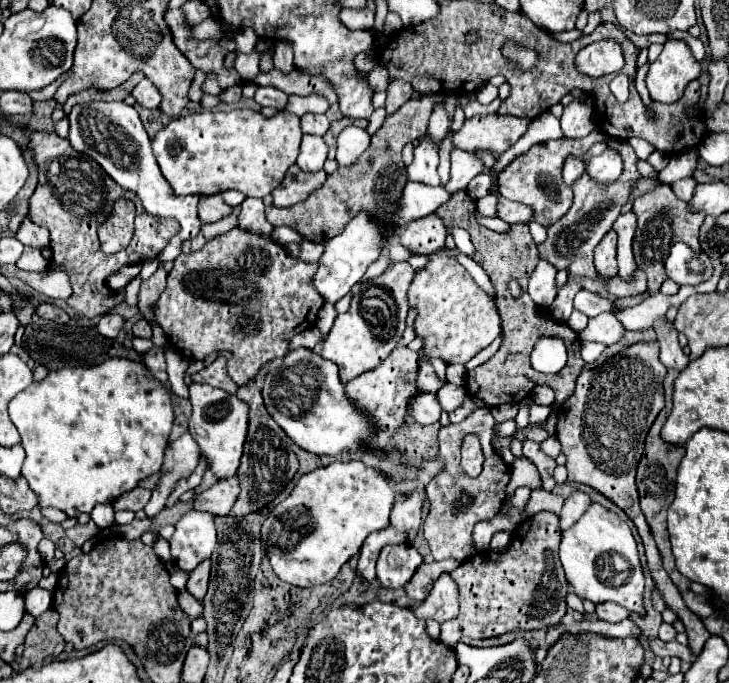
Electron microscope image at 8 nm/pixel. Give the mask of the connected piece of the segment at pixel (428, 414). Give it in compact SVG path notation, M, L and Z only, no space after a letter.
M422 393L418 399L412 399L410 403L410 415L420 425L430 425L440 419L442 407L436 393Z

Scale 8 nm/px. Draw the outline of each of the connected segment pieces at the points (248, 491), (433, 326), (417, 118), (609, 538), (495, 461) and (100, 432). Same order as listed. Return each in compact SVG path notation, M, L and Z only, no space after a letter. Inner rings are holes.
M252 379L246 387L238 389L238 399L244 401L250 409L250 419L248 419L248 435L246 435L246 443L244 443L244 453L240 459L240 467L238 467L238 481L240 481L240 495L230 511L230 517L240 519L248 513L260 511L262 507L266 507L270 501L274 501L274 497L292 481L292 477L298 471L298 459L296 453L292 451L286 433L274 423L274 419L270 417L270 413L266 411L264 403L262 403L262 393L256 387L256 379Z
M434 253L424 269L414 273L408 289L408 305L416 311L416 335L424 339L424 361L440 357L446 363L468 363L500 335L500 319L488 297L470 273L444 253Z
M426 95L422 99L410 99L394 115L386 117L382 127L372 135L370 147L348 167L338 167L332 175L326 177L324 185L308 195L306 201L296 203L288 209L278 209L274 205L266 207L266 217L272 225L286 225L296 229L304 239L324 243L330 237L342 233L346 223L358 209L368 209L374 215L386 215L394 209L402 187L406 185L406 171L402 163L402 147L416 139L422 139L426 133L428 117L436 105L444 105L442 95Z
M592 503L586 513L562 533L558 557L568 585L580 599L588 599L594 605L612 601L628 611L644 615L644 573L640 567L636 541L630 527L614 511Z
M484 407L484 409L474 411L466 421L458 425L442 427L438 433L440 457L446 461L446 471L440 477L432 479L430 485L426 487L428 499L430 499L430 513L424 523L424 539L428 541L428 547L436 561L452 557L464 563L468 557L472 557L476 553L474 539L472 539L474 525L496 517L500 507L504 505L504 499L506 499L504 491L510 481L510 467L500 459L500 455L494 451L490 443L492 441L492 421L494 417L490 415L490 409ZM470 433L480 439L482 453L484 453L482 473L474 479L464 475L460 469L460 443Z
M112 357L94 367L62 367L50 371L42 381L32 383L16 395L8 403L8 413L26 451L22 477L36 493L38 505L56 507L68 517L90 513L98 503L112 503L122 493L132 491L142 479L158 473L174 423L170 387L150 375L142 363L126 357Z

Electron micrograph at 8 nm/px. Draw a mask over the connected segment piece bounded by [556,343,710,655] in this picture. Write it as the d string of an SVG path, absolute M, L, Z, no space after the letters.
M634 343L612 361L606 361L604 365L598 365L586 373L582 371L576 379L576 391L558 407L556 437L562 445L562 453L566 455L568 481L590 485L606 499L616 503L634 521L646 549L648 571L656 583L656 589L660 591L666 607L672 609L684 623L690 651L694 655L700 655L710 633L706 631L702 619L698 619L684 605L676 585L664 571L662 557L640 511L638 491L634 483L636 465L644 451L646 433L664 407L662 381L666 375L666 367L658 359L658 343Z

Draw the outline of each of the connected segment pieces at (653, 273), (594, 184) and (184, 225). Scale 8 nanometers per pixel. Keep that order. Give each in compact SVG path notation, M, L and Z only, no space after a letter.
M658 185L654 191L638 197L632 205L632 213L636 215L636 235L634 235L634 243L632 243L634 259L636 259L636 265L648 277L648 291L656 293L656 291L660 291L660 285L666 281L664 259L676 241L684 241L686 245L694 247L694 251L700 251L698 231L700 231L700 225L702 225L706 213L686 211L686 201L680 201L672 193L670 185Z
M609 137L607 144L618 151L624 159L622 175L614 183L598 183L596 179L592 179L588 175L588 171L584 171L582 177L576 179L576 183L572 185L574 203L572 203L570 211L548 229L546 243L538 245L542 259L550 259L550 263L556 263L558 269L566 267L572 275L590 275L590 277L598 275L594 271L594 263L592 263L594 247L600 243L600 239L606 235L606 231L612 229L612 223L622 213L624 205L628 203L630 193L636 189L636 185L640 181L640 173L636 169L638 157L636 157L634 149L630 147L630 143L627 140Z
M122 101L82 103L72 107L68 121L70 121L68 141L76 151L92 157L104 169L104 173L112 177L122 189L134 191L148 213L176 217L180 221L180 231L174 235L174 239L168 241L168 245L158 256L160 263L173 261L176 253L180 253L182 243L188 241L190 237L196 237L202 227L202 223L198 223L198 195L178 197L174 195L174 191L170 191L170 185L166 185L166 179L158 171L158 163L152 155L148 133L144 131L136 109Z

